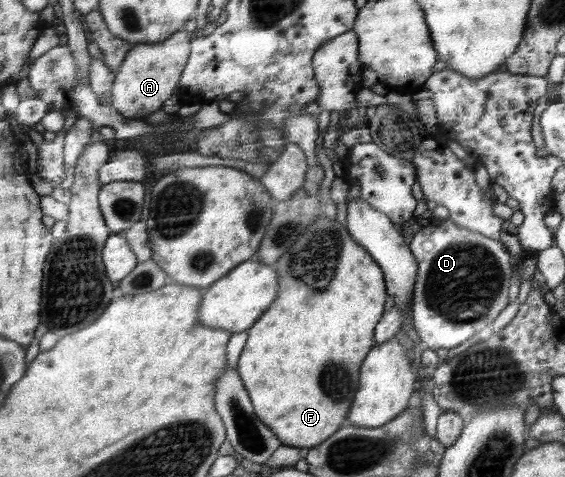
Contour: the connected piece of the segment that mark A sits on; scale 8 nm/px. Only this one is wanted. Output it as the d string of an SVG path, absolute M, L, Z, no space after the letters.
M184 28L163 43L139 44L128 53L113 85L113 104L124 116L145 120L160 109L175 105L177 91L192 56L193 33Z

